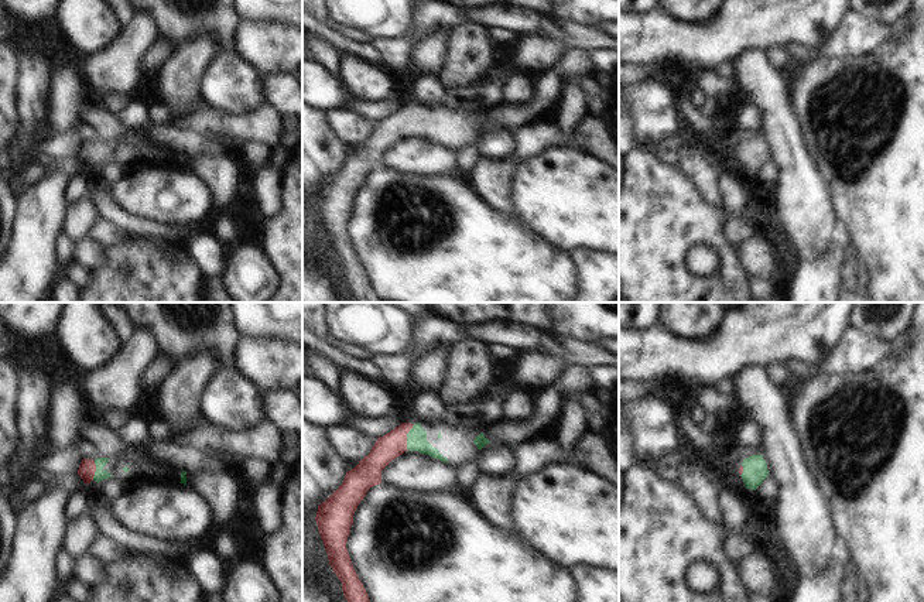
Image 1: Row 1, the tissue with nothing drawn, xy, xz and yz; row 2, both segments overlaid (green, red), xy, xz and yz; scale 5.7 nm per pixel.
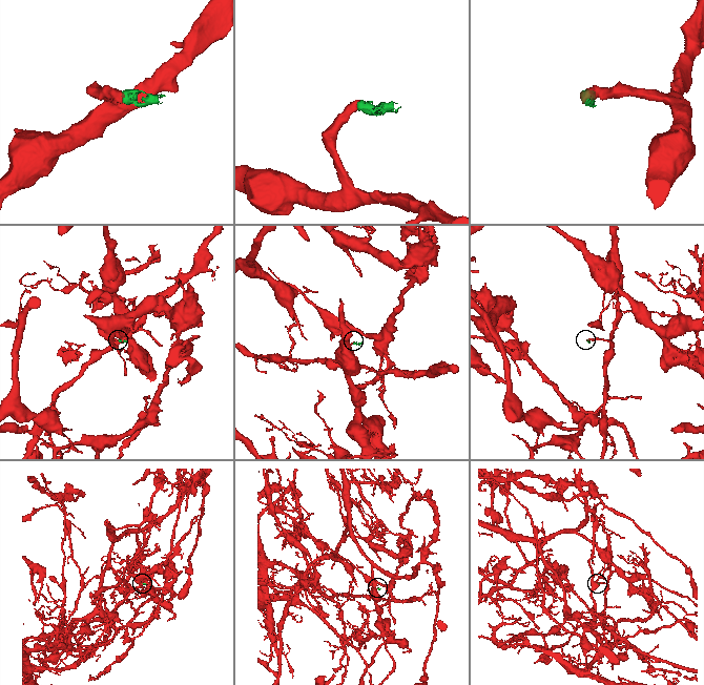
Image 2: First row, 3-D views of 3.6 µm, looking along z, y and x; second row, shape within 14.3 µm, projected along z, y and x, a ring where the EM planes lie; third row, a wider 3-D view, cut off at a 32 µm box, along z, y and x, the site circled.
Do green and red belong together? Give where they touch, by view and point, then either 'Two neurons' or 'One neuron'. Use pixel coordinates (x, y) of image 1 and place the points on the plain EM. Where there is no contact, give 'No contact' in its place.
Touches green at xz (407, 120). One neuron.

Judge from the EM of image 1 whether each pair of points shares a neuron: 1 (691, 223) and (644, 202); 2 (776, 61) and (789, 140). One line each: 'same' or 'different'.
1: same
2: different

